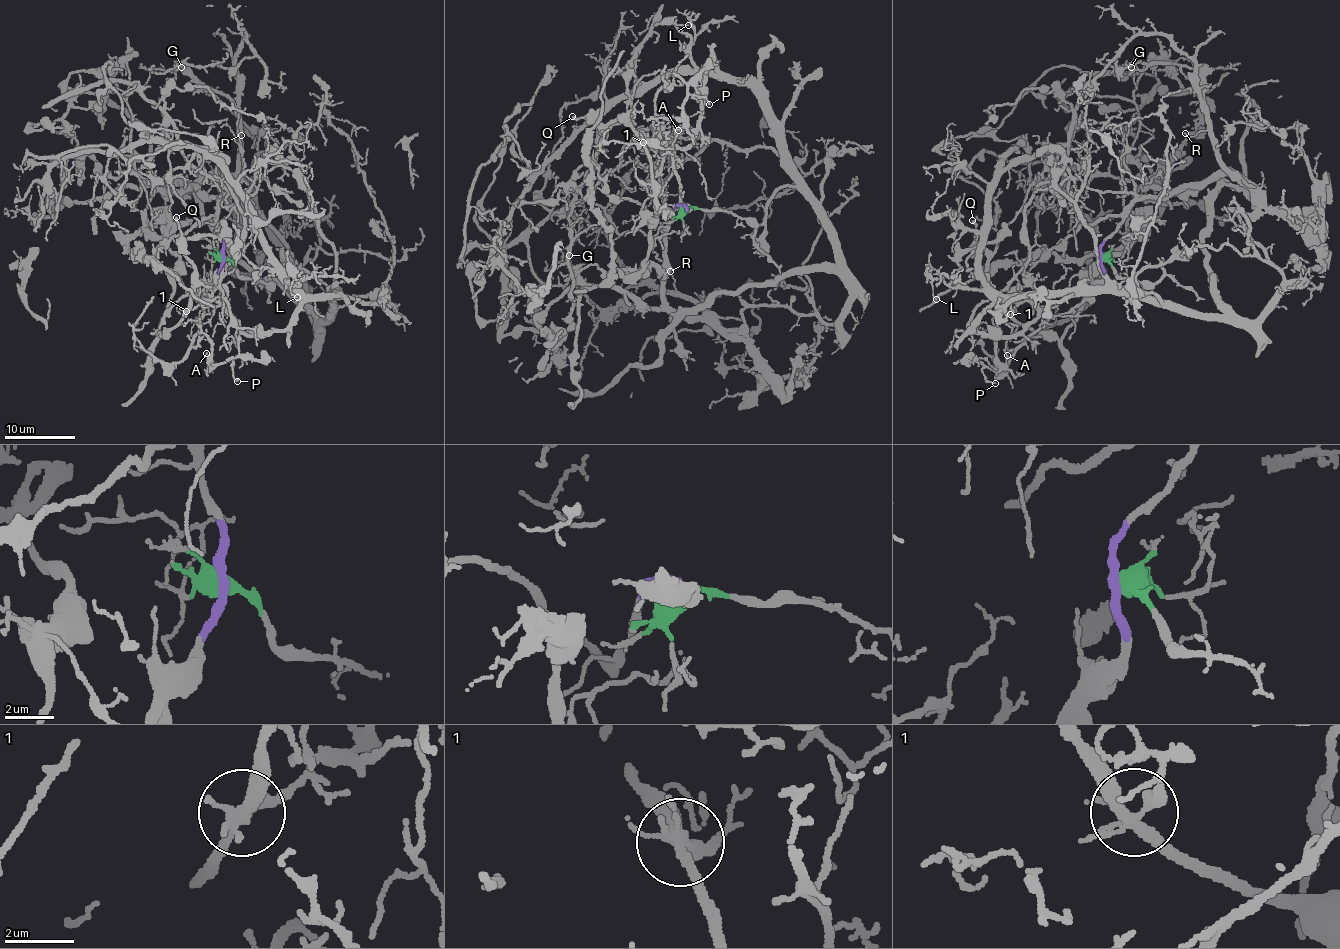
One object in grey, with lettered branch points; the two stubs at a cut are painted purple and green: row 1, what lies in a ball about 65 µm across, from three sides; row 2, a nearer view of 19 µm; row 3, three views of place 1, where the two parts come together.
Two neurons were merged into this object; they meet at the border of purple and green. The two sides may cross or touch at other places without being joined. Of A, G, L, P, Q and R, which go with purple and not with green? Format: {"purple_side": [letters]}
{"purple_side": ["G", "Q", "R"]}

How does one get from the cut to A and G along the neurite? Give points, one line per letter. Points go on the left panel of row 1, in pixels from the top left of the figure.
A: (223, 257), (271, 285), (303, 269), (338, 295), (245, 335), (221, 287), (238, 355), (206, 352)
G: (223, 257), (217, 202), (194, 189), (233, 174), (237, 110), (179, 63), (176, 70), (181, 66)

